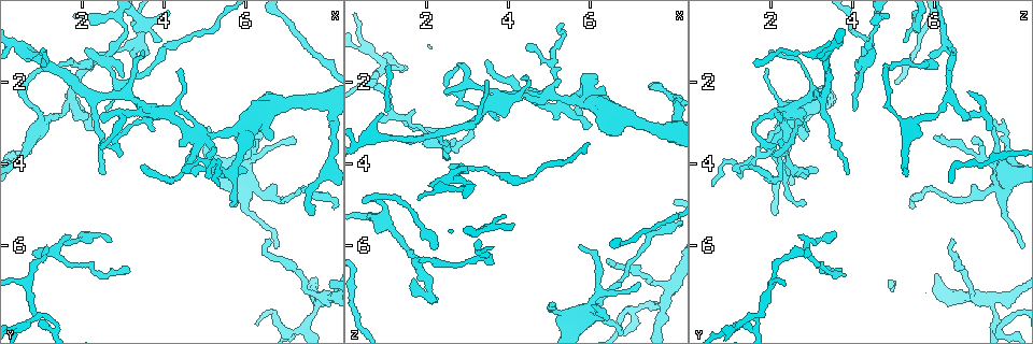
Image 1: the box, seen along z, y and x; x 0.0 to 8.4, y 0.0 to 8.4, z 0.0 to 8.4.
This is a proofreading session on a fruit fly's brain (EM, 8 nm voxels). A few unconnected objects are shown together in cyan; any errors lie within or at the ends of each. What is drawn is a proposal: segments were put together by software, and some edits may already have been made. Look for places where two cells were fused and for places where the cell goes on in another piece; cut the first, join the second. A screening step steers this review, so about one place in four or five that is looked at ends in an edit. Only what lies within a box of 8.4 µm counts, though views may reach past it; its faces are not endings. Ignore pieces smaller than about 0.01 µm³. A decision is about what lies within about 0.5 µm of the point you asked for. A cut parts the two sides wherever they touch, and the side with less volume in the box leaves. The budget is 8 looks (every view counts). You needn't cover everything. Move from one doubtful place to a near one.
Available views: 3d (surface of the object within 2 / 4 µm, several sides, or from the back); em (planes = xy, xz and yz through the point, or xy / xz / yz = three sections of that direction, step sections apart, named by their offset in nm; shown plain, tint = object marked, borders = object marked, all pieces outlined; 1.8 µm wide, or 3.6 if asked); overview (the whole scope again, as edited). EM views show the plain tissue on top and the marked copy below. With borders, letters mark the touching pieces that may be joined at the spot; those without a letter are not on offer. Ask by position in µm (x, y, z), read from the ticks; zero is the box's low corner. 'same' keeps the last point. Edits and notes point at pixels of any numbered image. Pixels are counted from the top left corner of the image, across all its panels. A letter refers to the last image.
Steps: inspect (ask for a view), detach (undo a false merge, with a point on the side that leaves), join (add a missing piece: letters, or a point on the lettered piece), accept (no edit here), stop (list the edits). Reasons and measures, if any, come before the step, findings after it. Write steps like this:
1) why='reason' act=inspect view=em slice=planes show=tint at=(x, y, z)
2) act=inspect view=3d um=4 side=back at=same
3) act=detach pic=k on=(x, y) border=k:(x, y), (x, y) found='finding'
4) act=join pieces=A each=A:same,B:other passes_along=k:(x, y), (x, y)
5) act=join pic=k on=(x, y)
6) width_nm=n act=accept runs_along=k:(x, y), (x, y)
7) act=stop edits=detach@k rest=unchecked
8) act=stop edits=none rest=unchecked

why='branch stops here' act=inspect view=3d um=4 at=(5.30, 4.55, 0.55)

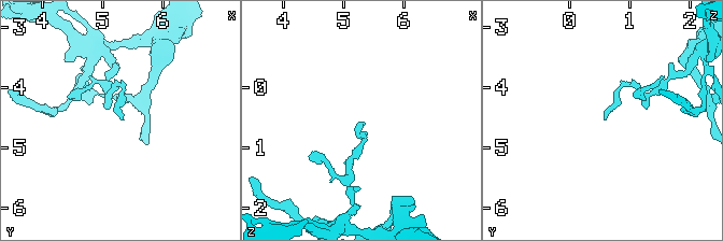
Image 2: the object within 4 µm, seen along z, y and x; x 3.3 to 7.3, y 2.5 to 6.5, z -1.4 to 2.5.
why='need the tissue' act=inspect view=em slice=xz step=4 show=borders at=(5.35, 4.50, 0.60)

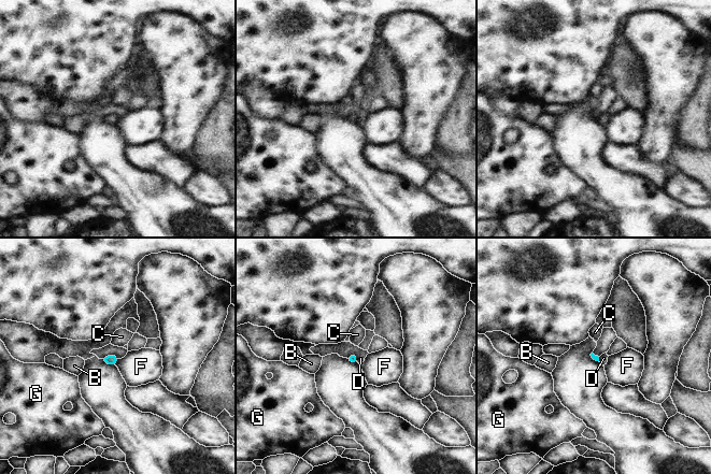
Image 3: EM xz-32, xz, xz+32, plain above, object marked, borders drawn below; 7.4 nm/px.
why='another direction' act=inspect view=em slice=planes show=borders at=same

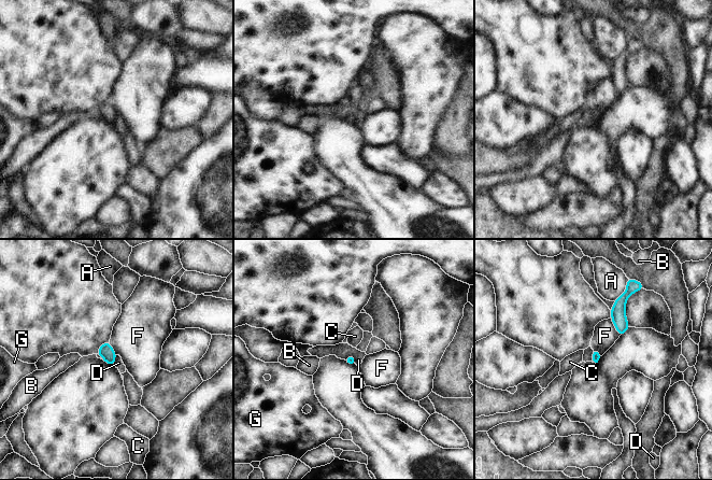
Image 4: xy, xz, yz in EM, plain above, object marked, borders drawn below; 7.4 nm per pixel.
act=accept each=A:other,B:other,C:other,D:other,F:other,G:other border=4:(344, 360), (352, 355), (356, 364) found='none of them fits'

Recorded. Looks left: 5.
why='looks like a crossing' act=inspect view=em slice=xz step=8 show=tint at=(4.90, 3.30, 2.35)

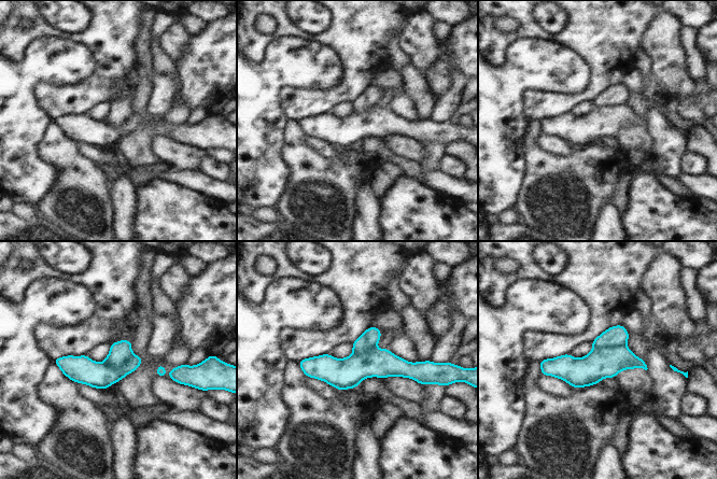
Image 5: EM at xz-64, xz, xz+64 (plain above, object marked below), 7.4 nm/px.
why='what lies round it' act=inspect view=em slice=xz step=8 show=borders at=same

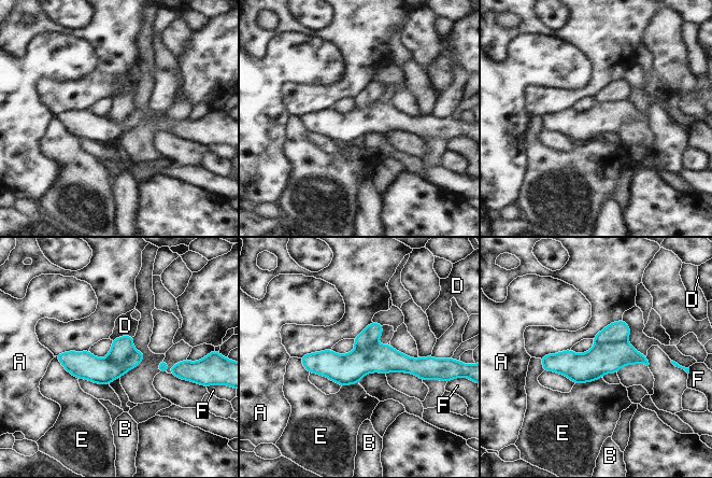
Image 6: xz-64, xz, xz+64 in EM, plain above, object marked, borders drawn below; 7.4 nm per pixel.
act=detach pic=6 on=(122, 348) each=A:other,B:other,D:other,E:other,F:other border=6:(134, 349), (122, 364), (107, 359) found='a second cell is stuck on'

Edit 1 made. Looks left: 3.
why='sharp bend' act=inspect view=3d um=2 at=(3.35, 1.05, 6.30)

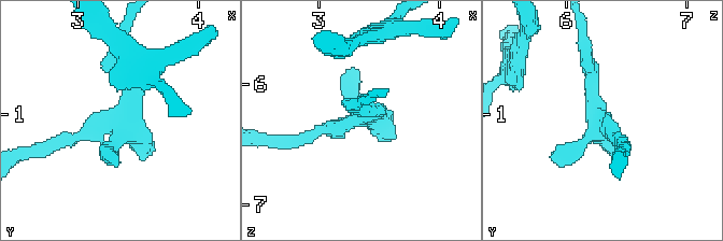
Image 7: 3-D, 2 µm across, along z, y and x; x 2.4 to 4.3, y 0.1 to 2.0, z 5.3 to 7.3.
act=inspect view=em slice=xy step=8 show=tint at=(3.38, 1.04, 6.26)

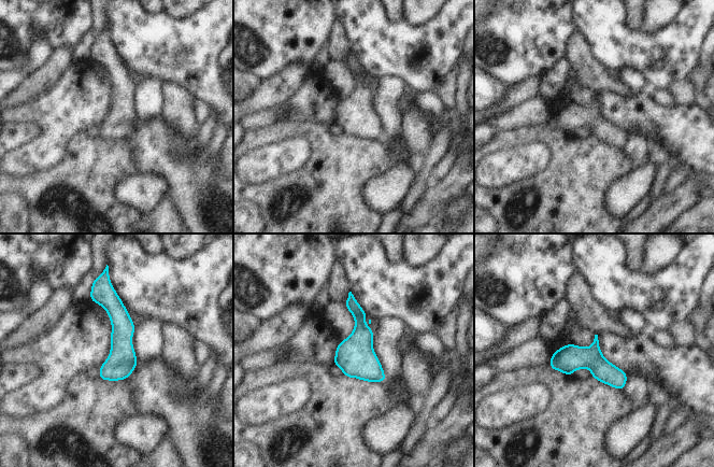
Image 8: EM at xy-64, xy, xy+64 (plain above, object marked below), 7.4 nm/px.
act=inspect view=em slice=planes show=borders at=same

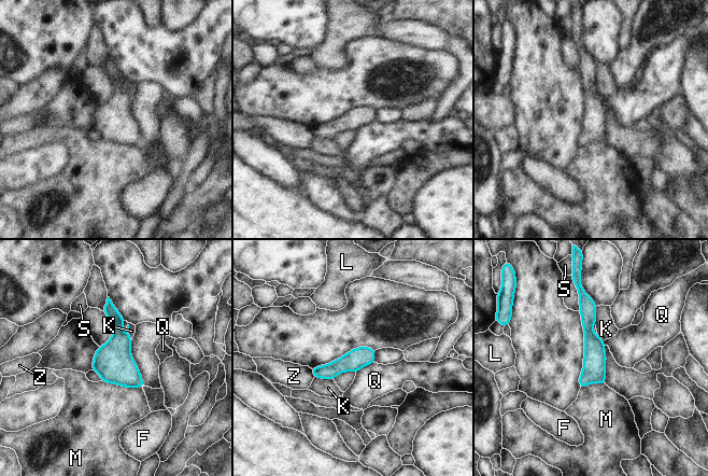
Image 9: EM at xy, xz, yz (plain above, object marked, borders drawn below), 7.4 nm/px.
width_nm=160 longest_contact=M:320nm act=accept each=F:other,K:other,L:other,M:other,Q:other,S:other,Z:other found='all the same cell'

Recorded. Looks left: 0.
act=stop edits=detach@6 rest=unchecked

